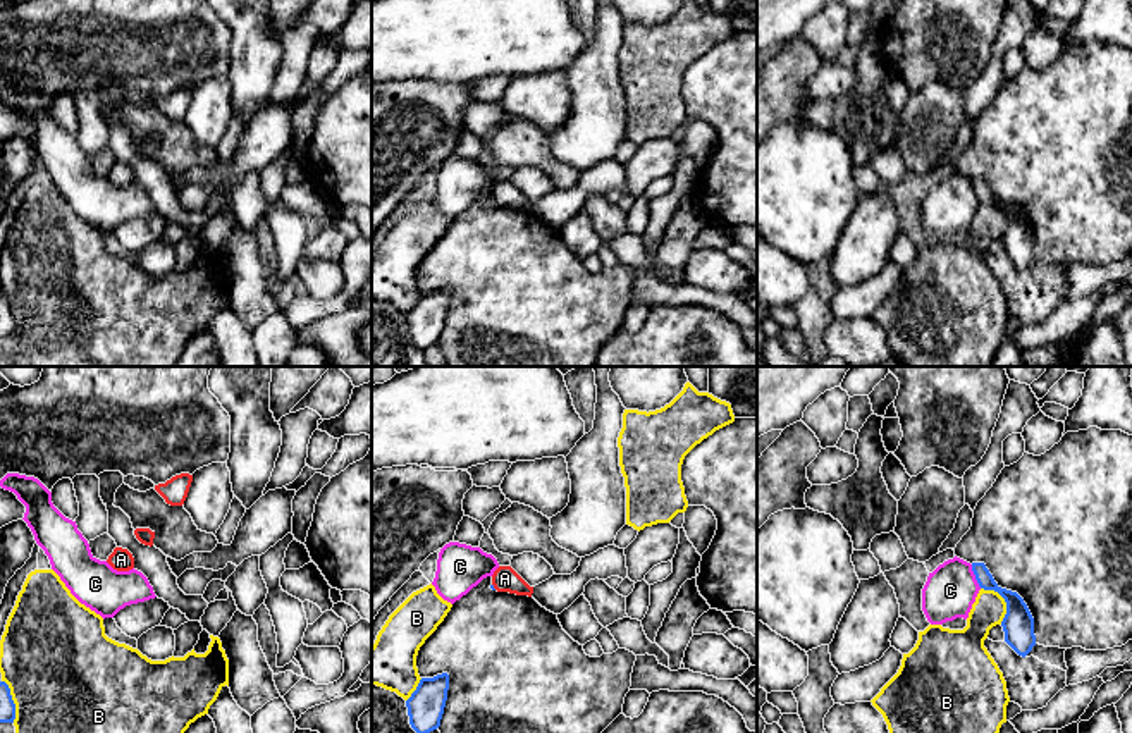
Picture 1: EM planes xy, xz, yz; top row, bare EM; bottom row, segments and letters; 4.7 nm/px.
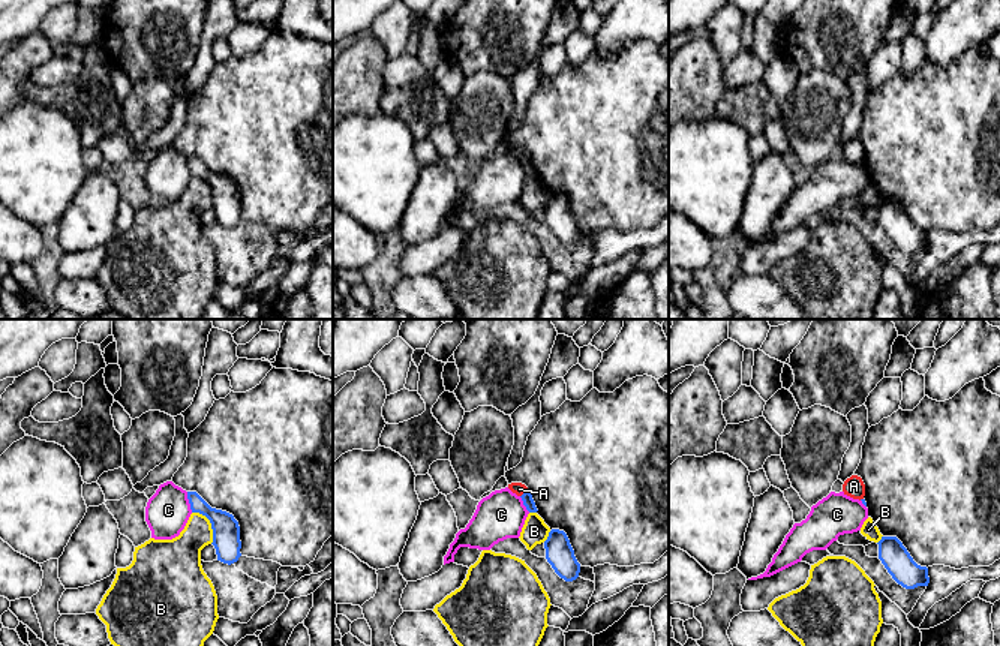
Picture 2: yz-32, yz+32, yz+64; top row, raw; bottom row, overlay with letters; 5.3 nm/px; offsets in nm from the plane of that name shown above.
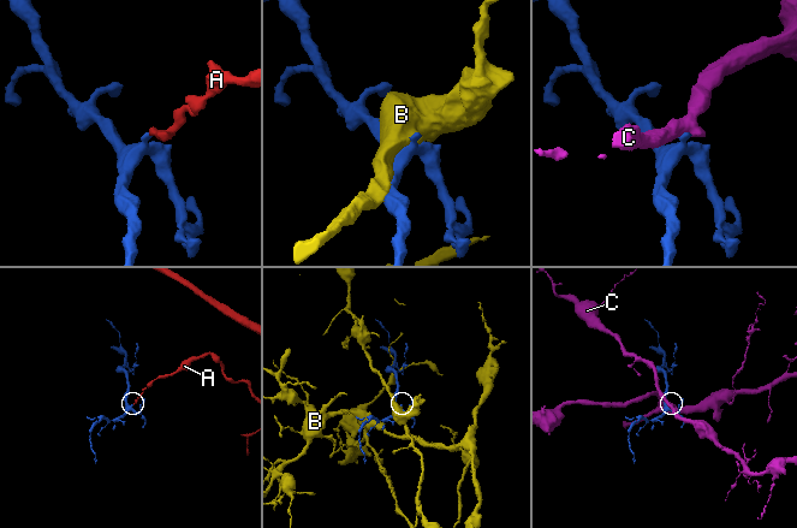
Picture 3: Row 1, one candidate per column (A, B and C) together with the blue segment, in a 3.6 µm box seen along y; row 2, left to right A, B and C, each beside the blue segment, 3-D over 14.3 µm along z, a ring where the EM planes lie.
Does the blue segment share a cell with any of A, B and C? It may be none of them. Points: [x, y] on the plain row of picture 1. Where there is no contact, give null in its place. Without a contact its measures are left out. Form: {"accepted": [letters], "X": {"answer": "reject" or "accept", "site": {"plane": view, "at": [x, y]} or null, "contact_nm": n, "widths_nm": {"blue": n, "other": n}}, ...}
{"accepted": [], "A": {"answer": "reject", "site": {"plane": "xz", "at": [492, 202]}, "contact_nm": 40, "widths_nm": {"blue": 20, "other": 120}}, "B": {"answer": "reject", "site": {"plane": "yz", "at": [1005, 215]}, "contact_nm": 200, "widths_nm": {"blue": 140, "other": 160}}, "C": {"answer": "reject", "site": {"plane": "yz", "at": [976, 191]}, "contact_nm": 120, "widths_nm": {"blue": 110, "other": 240}}}

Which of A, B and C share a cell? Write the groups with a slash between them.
A / B / C

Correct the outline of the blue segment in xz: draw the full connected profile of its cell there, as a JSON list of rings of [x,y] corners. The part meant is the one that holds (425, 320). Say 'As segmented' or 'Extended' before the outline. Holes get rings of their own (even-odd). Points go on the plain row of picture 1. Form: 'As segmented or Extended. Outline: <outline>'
As segmented. Outline: [[[449,289],[421,293],[416,305],[406,315],[411,342],[425,351],[440,341],[449,305]]]

